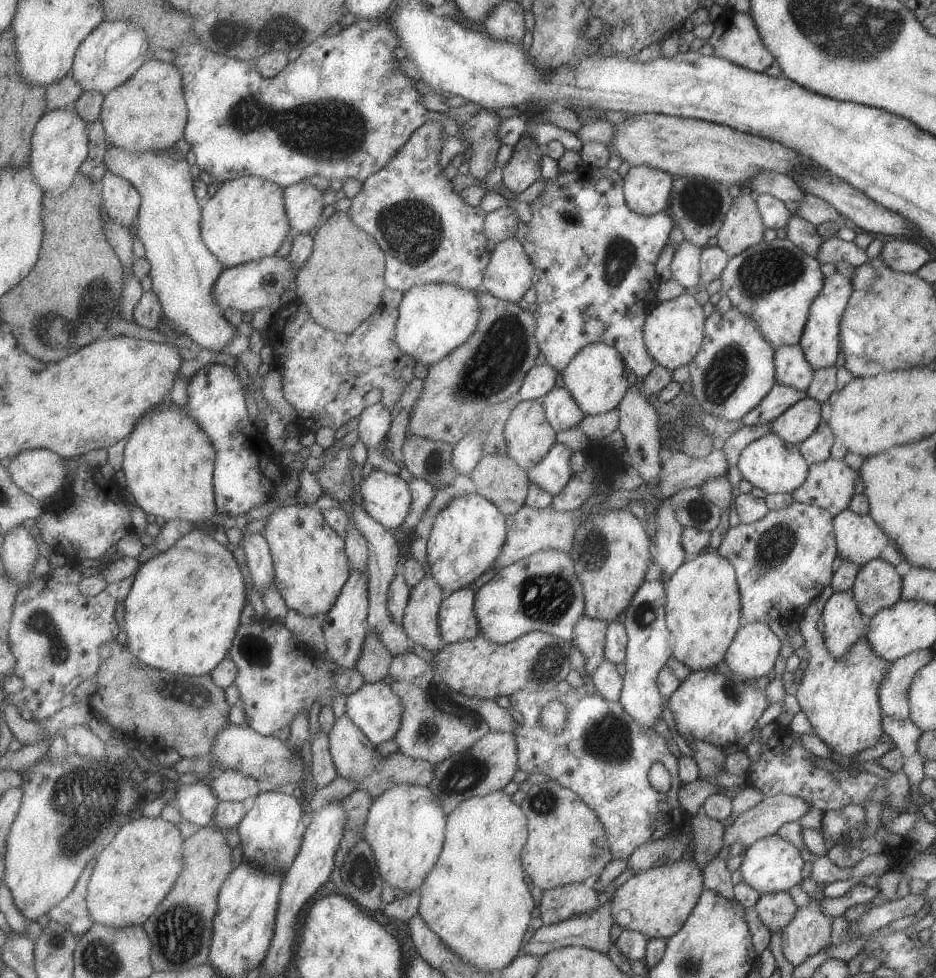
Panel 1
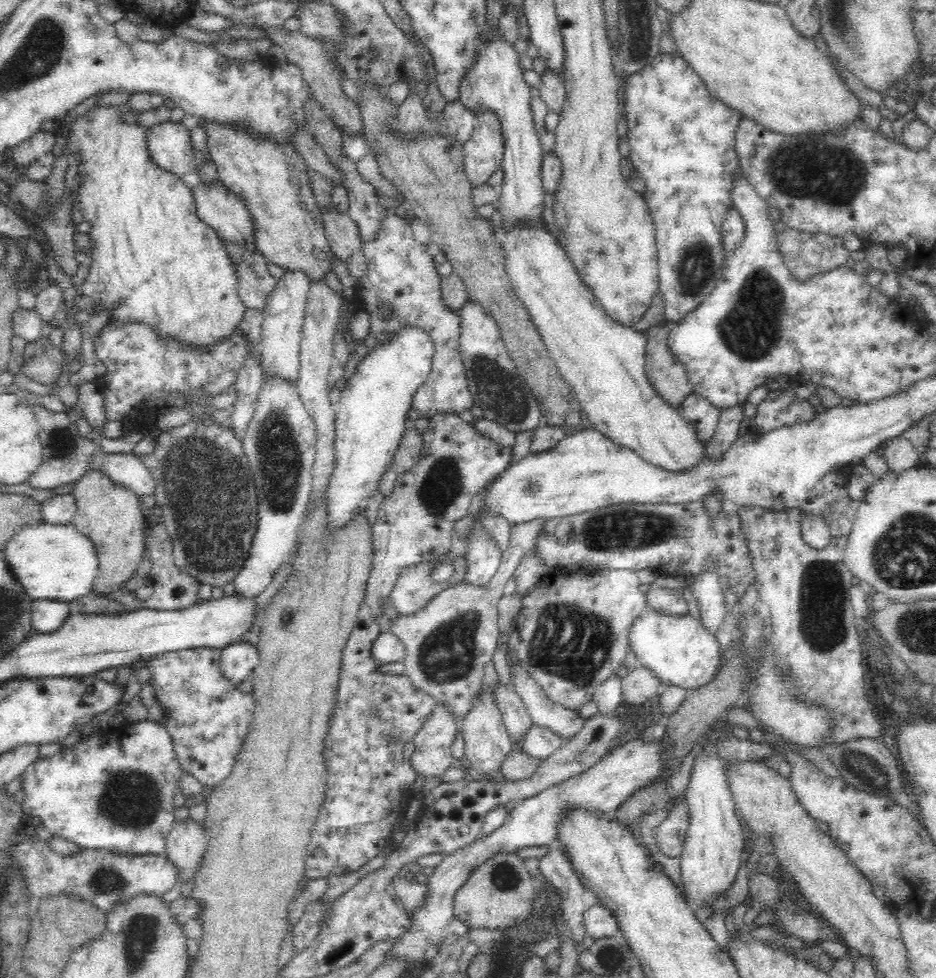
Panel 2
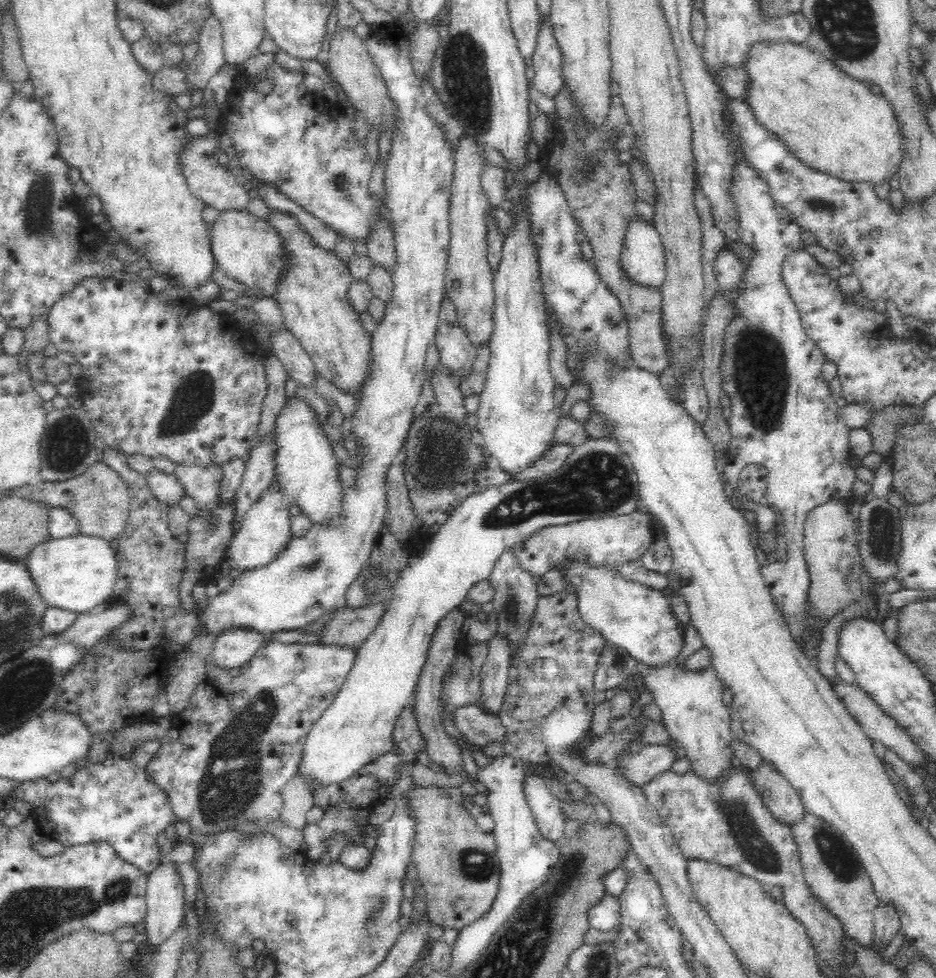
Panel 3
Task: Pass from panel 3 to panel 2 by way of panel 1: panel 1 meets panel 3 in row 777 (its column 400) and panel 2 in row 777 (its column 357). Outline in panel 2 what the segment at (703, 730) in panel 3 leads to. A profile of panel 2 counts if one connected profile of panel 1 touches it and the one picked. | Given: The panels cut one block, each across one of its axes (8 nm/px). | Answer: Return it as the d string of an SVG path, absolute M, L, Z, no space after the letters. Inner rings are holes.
M701 757L694 762L692 781L687 791L691 820L680 856L682 890L695 909L710 912L709 918L728 918L728 914L734 912L736 902L731 895L743 864L740 856L745 849L741 817L721 771L725 762L714 757Z

